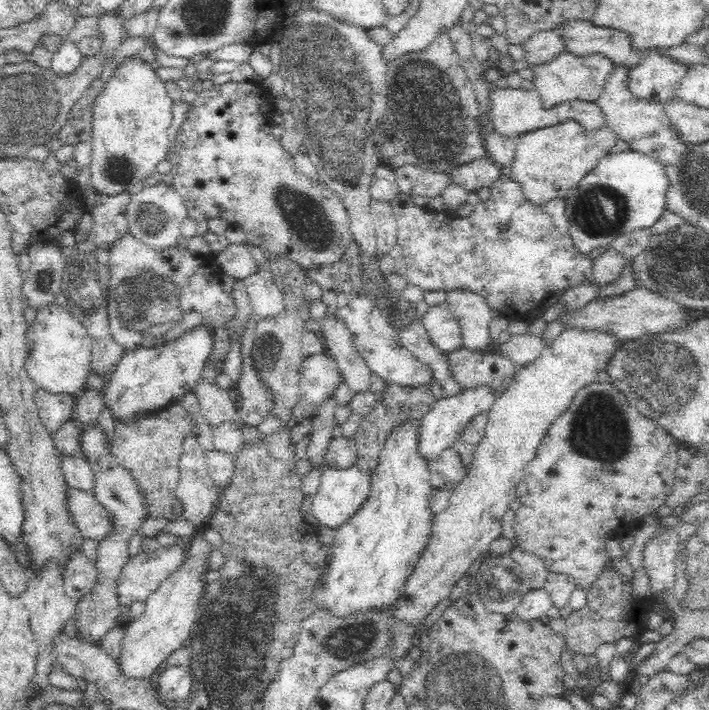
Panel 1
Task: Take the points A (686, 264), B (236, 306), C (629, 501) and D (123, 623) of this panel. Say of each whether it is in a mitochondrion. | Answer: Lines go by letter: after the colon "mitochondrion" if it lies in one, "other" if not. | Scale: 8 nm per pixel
A: mitochondrion
B: other
C: other
D: other

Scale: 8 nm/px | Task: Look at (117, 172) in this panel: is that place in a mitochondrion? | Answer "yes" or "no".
yes

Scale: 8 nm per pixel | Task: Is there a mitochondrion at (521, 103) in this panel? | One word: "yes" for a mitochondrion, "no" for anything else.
no

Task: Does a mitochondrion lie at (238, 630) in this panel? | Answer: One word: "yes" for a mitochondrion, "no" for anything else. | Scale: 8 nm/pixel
yes

